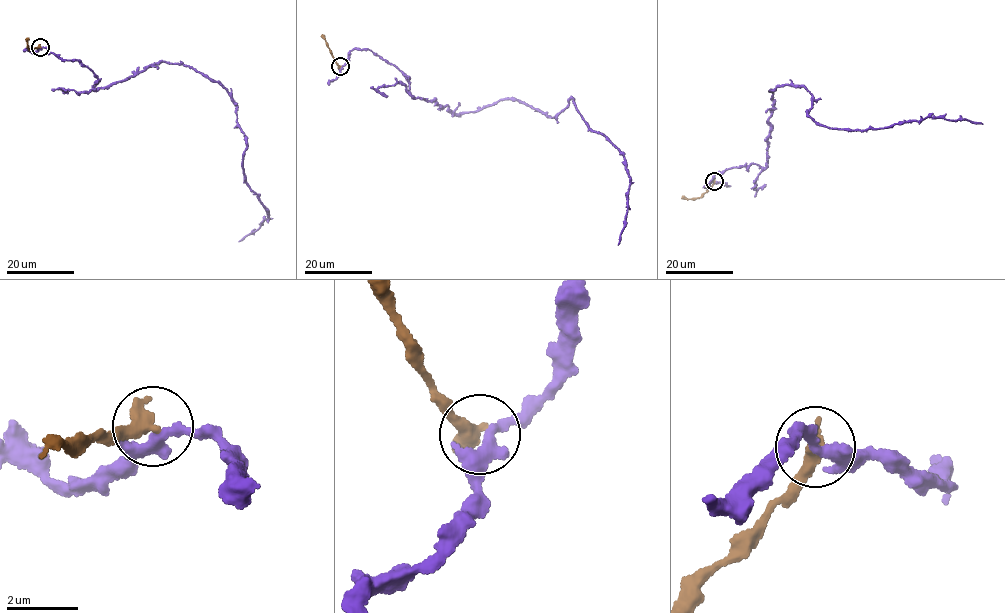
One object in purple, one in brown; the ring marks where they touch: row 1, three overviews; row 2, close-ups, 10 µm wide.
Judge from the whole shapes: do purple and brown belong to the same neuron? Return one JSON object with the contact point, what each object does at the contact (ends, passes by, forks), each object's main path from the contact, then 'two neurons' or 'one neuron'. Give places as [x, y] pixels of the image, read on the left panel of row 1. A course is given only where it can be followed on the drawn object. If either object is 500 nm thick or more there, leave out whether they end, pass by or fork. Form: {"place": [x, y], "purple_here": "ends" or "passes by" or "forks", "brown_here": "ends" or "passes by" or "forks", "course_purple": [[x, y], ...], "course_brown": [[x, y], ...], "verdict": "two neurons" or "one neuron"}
{"place": [40, 47], "course_purple": [[40, 47], [88, 66], [95, 89], [164, 62], [220, 82], [244, 133], [244, 178], [268, 210], [238, 241]], "course_brown": [[40, 47], [30, 49], [27, 37]], "verdict": "two neurons"}

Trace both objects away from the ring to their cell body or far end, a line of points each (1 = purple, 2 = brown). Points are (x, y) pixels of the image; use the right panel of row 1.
1: (714, 182), (765, 166), (777, 85), (803, 87), (808, 117), (836, 129), (982, 124)
2: (714, 181), (700, 197), (681, 197)

